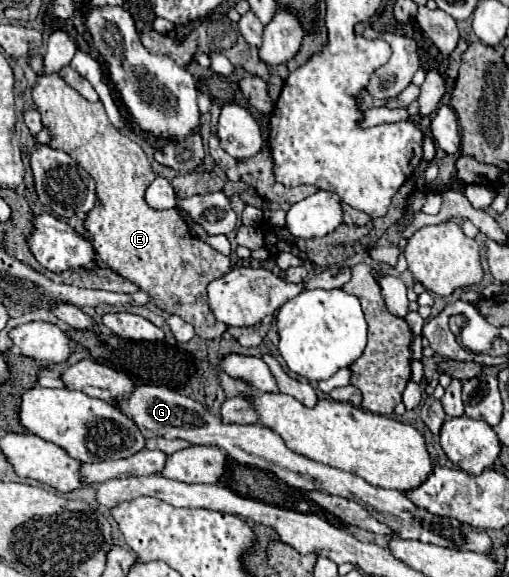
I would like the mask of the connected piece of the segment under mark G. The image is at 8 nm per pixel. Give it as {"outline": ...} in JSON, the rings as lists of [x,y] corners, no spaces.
{"outline":[[[138,385],[128,401],[120,403],[118,409],[126,413],[130,419],[136,421],[142,435],[146,439],[150,437],[166,437],[166,439],[184,439],[194,445],[214,445],[224,449],[234,461],[258,469],[272,471],[276,477],[286,481],[288,485],[300,489],[300,491],[322,491],[328,495],[344,497],[350,501],[356,501],[372,513],[378,521],[384,521],[398,537],[402,539],[416,539],[422,543],[432,543],[440,547],[452,547],[462,551],[480,551],[480,553],[492,553],[492,541],[484,531],[476,531],[470,525],[464,525],[452,517],[436,517],[428,513],[426,509],[420,509],[404,497],[404,493],[394,489],[382,489],[366,483],[362,477],[328,467],[324,463],[312,461],[304,455],[294,453],[284,445],[284,439],[278,433],[272,433],[266,425],[224,425],[218,415],[212,415],[208,407],[202,403],[184,397],[168,387],[156,387],[156,385]]]}

